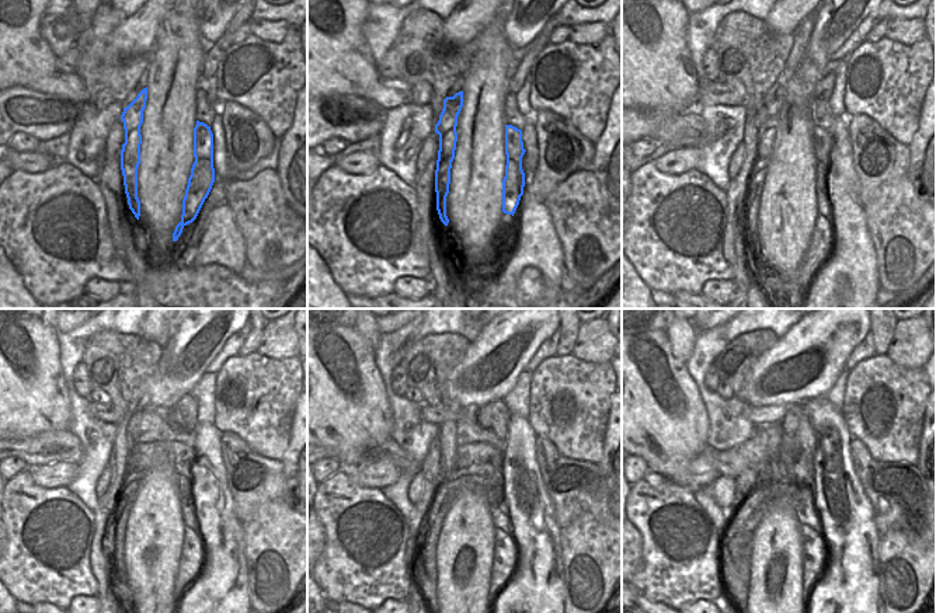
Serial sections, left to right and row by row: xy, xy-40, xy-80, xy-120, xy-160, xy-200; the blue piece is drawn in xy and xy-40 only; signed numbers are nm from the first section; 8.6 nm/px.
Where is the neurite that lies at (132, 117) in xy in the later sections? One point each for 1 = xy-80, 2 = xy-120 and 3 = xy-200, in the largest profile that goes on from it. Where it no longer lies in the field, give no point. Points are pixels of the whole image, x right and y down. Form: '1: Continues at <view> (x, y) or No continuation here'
1: Continues at xy-80 (766, 121)
2: Continues at xy-120 (157, 446)
3: Continues at xy-200 (797, 497).

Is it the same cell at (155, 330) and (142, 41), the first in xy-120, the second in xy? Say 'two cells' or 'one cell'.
one cell

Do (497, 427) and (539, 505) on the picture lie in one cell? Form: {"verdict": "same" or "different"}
{"verdict": "different"}

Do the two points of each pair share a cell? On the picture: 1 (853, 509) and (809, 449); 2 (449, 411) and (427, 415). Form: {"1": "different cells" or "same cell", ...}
{"1": "different cells", "2": "same cell"}

